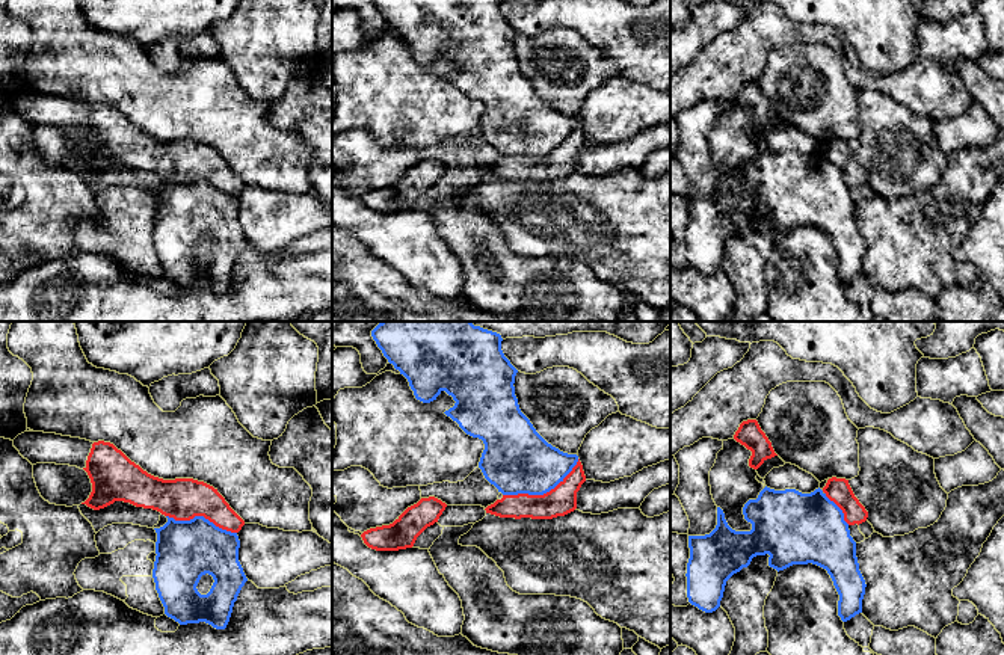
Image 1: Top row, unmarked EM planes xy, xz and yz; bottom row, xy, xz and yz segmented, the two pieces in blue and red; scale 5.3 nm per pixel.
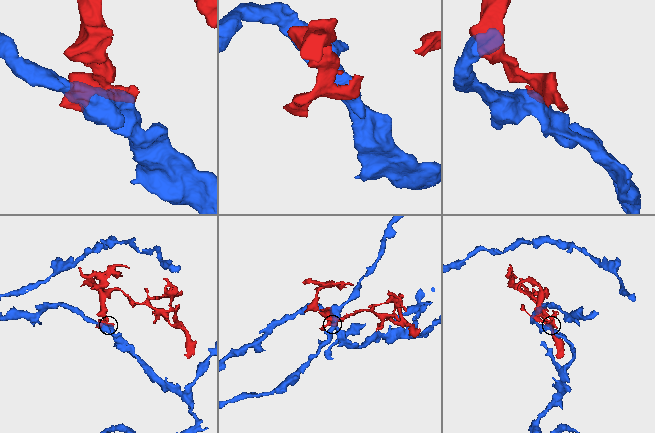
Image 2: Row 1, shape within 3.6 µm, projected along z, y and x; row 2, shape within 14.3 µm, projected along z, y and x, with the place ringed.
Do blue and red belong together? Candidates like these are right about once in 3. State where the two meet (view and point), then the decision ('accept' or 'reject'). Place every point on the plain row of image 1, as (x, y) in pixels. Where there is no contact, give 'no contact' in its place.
contact xz (542, 156); reject

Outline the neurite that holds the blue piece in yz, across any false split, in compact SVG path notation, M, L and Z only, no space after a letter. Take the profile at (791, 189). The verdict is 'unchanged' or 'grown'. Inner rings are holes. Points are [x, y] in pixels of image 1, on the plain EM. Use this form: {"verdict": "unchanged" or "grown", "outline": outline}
{"verdict": "unchanged", "outline": "M764 149L756 161L749 161L743 177L752 186L750 193L732 192L720 169L717 169L717 187L705 198L688 198L690 220L687 225L687 260L688 264L705 275L720 269L726 243L753 219L768 216L768 228L784 232L793 226L817 226L827 232L839 257L838 278L842 284L862 275L865 241L859 232L856 204L850 198L848 186L842 172L830 163L818 149L811 155L796 151L775 152Z"}

